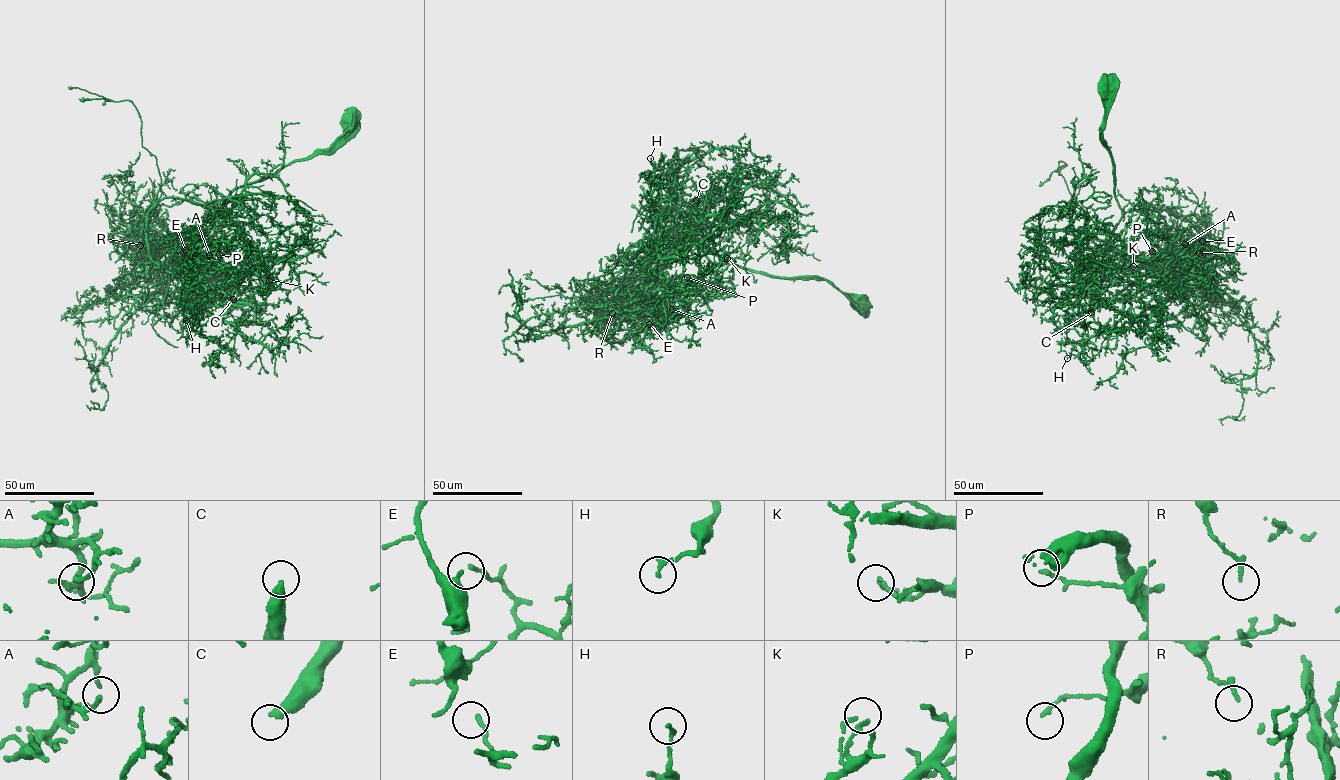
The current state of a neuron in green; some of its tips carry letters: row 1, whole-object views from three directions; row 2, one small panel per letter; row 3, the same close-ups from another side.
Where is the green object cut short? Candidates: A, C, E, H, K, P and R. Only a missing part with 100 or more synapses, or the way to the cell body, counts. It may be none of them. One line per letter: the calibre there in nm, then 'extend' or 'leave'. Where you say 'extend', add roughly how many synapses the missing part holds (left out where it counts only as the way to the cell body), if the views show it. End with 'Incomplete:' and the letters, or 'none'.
A: 170 nm | leave
C: 440 nm | extend | 550 syn
E: 160 nm | leave
H: 160 nm | leave
K: 140 nm | leave
P: 150 nm | leave
R: 190 nm | leave
Incomplete: C

